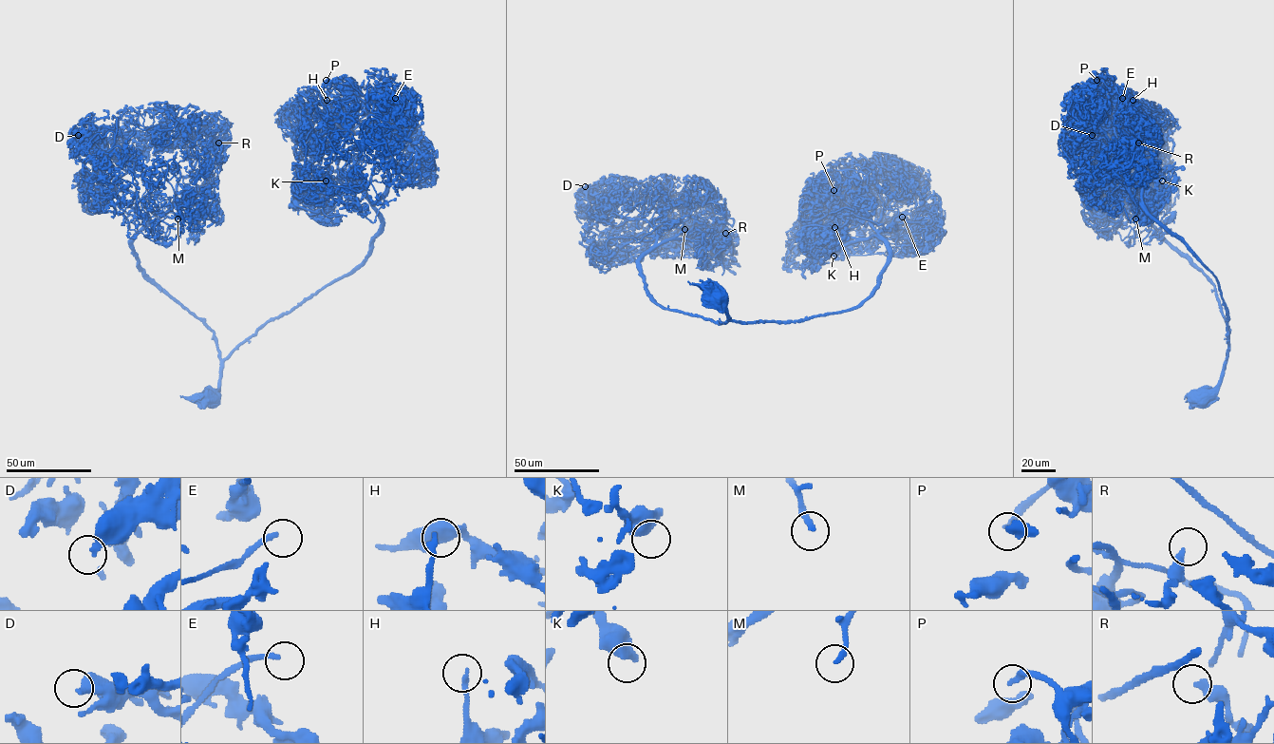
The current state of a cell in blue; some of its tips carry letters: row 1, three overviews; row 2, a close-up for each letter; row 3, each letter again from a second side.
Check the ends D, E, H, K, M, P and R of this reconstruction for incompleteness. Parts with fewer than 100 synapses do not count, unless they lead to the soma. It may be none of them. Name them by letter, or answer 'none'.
M, P

